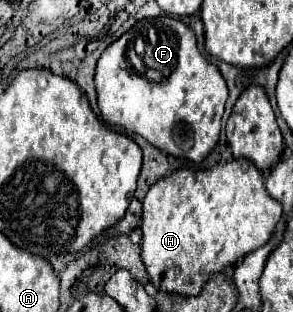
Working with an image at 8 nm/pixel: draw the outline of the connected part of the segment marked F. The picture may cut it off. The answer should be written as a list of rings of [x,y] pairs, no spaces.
[[[153,17],[135,23],[115,43],[111,43],[97,61],[95,85],[99,109],[109,125],[125,127],[173,157],[187,157],[201,163],[217,145],[221,131],[221,115],[227,101],[227,85],[219,69],[205,61],[197,49],[195,33],[173,17]]]

